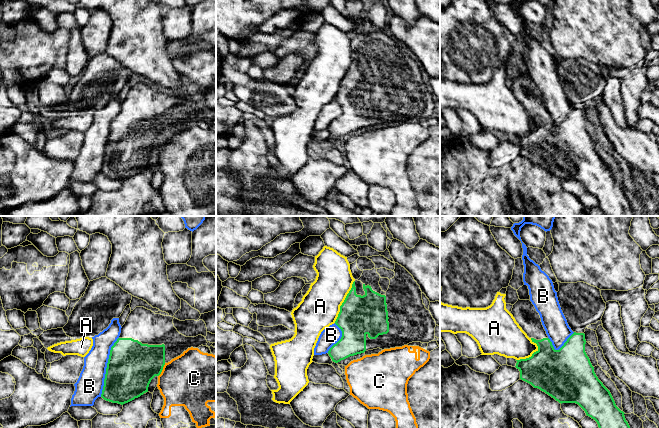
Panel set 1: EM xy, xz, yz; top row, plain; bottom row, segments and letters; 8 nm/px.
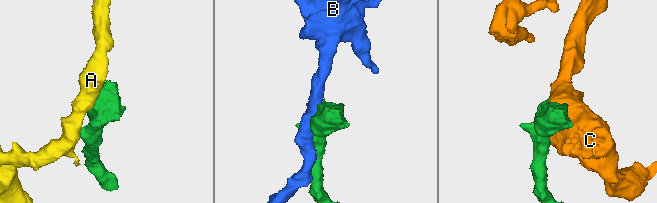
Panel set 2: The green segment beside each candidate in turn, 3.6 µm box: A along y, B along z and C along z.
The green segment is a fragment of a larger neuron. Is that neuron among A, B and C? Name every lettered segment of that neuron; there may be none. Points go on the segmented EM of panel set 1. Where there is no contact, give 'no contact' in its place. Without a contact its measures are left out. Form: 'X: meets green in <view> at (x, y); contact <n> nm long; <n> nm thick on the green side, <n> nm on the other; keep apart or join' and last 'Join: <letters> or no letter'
A: meets green in xz at (344, 301); contact 380 nm long; 320 nm thick on the green side, 320 nm on the other; keep apart
B: meets green in xy at (107, 367); contact 500 nm long; 380 nm thick on the green side, 220 nm on the other; keep apart
C: meets green in xy at (162, 369); contact 130 nm long; 380 nm thick on the green side, 440 nm on the other; keep apart
Join: no letter

